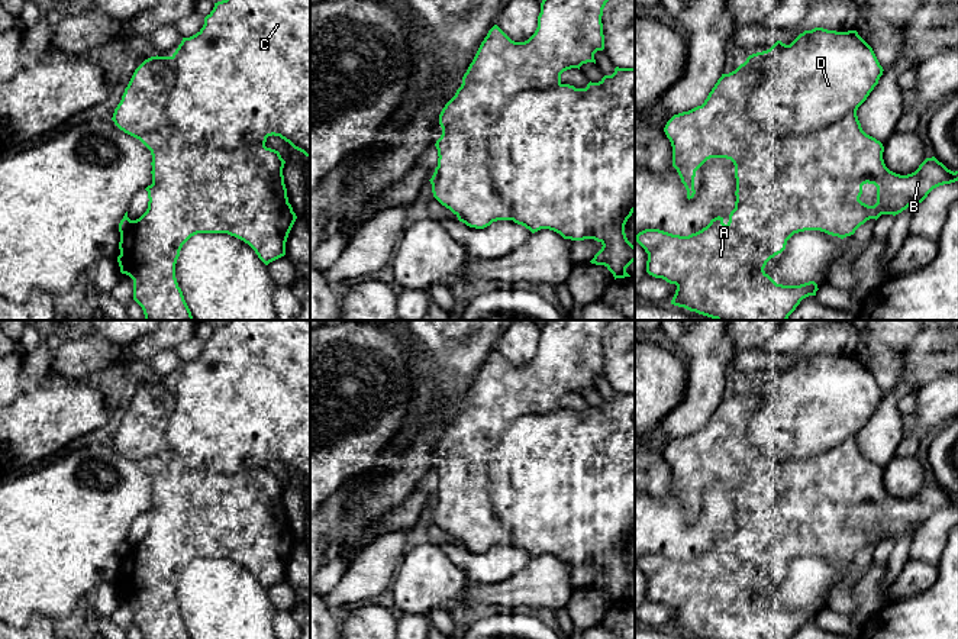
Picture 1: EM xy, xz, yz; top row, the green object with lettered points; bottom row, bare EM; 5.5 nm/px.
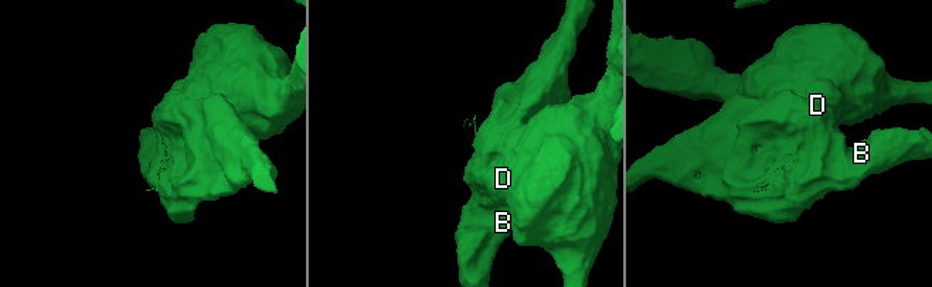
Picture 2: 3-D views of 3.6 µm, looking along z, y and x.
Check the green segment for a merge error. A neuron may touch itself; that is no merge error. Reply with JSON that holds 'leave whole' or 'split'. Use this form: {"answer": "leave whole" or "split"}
{"answer": "split"}

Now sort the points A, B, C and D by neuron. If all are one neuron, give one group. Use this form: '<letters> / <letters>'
A B / C D

